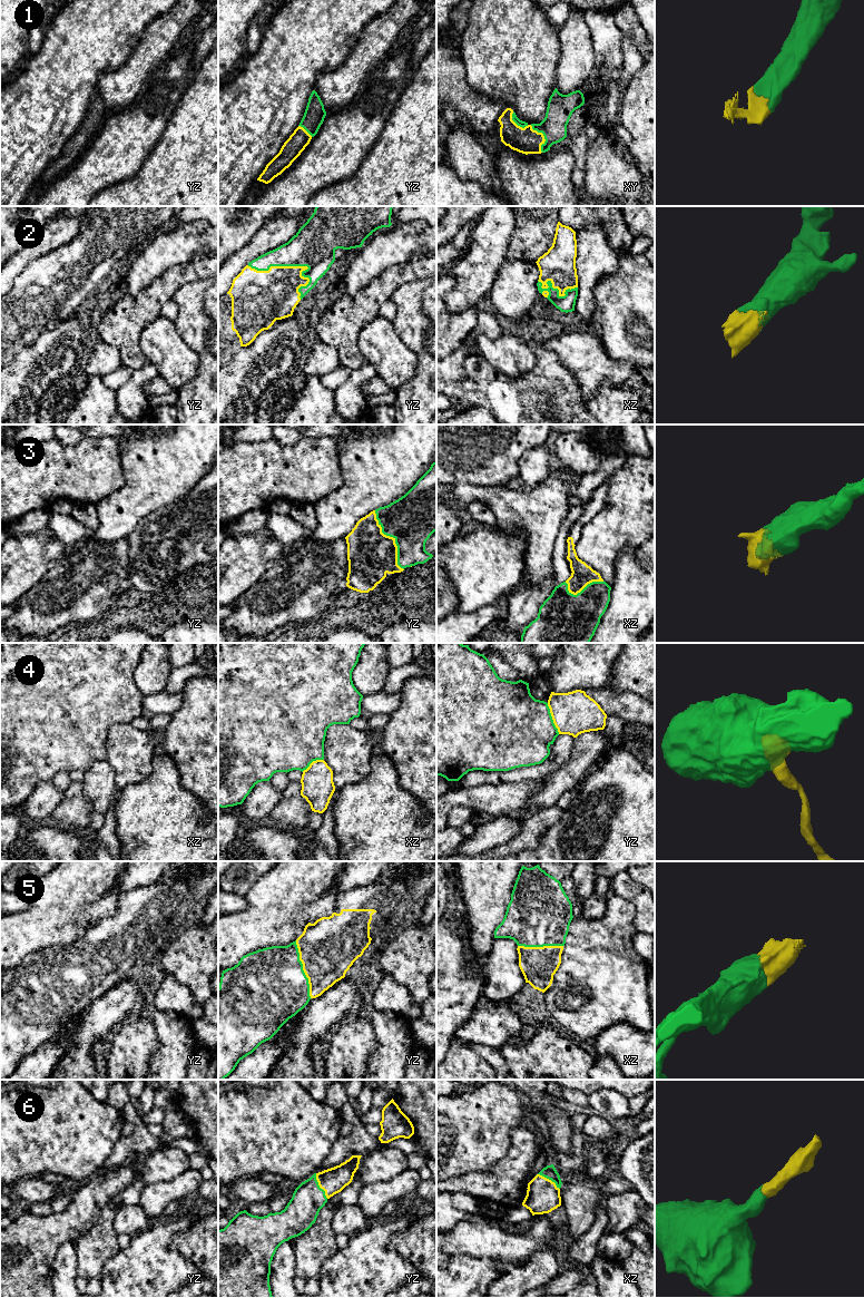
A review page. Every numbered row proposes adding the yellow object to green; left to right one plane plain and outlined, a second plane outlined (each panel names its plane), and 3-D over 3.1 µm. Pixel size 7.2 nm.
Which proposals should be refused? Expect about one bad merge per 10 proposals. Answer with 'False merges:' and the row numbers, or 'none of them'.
False merges: 4

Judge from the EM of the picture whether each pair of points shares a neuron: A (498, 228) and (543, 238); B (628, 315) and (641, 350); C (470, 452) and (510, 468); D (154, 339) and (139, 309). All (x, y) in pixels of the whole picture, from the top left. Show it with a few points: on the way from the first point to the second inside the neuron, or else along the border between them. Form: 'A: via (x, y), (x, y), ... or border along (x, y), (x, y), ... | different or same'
A: border along (514, 217), (514, 231), (504, 256) | different
B: via (637, 324), (641, 329), (641, 341) | same
C: via (480, 452), (484, 452), (500, 468) | same
D: border along (160, 314), (143, 330), (139, 340), (141, 351) | different

